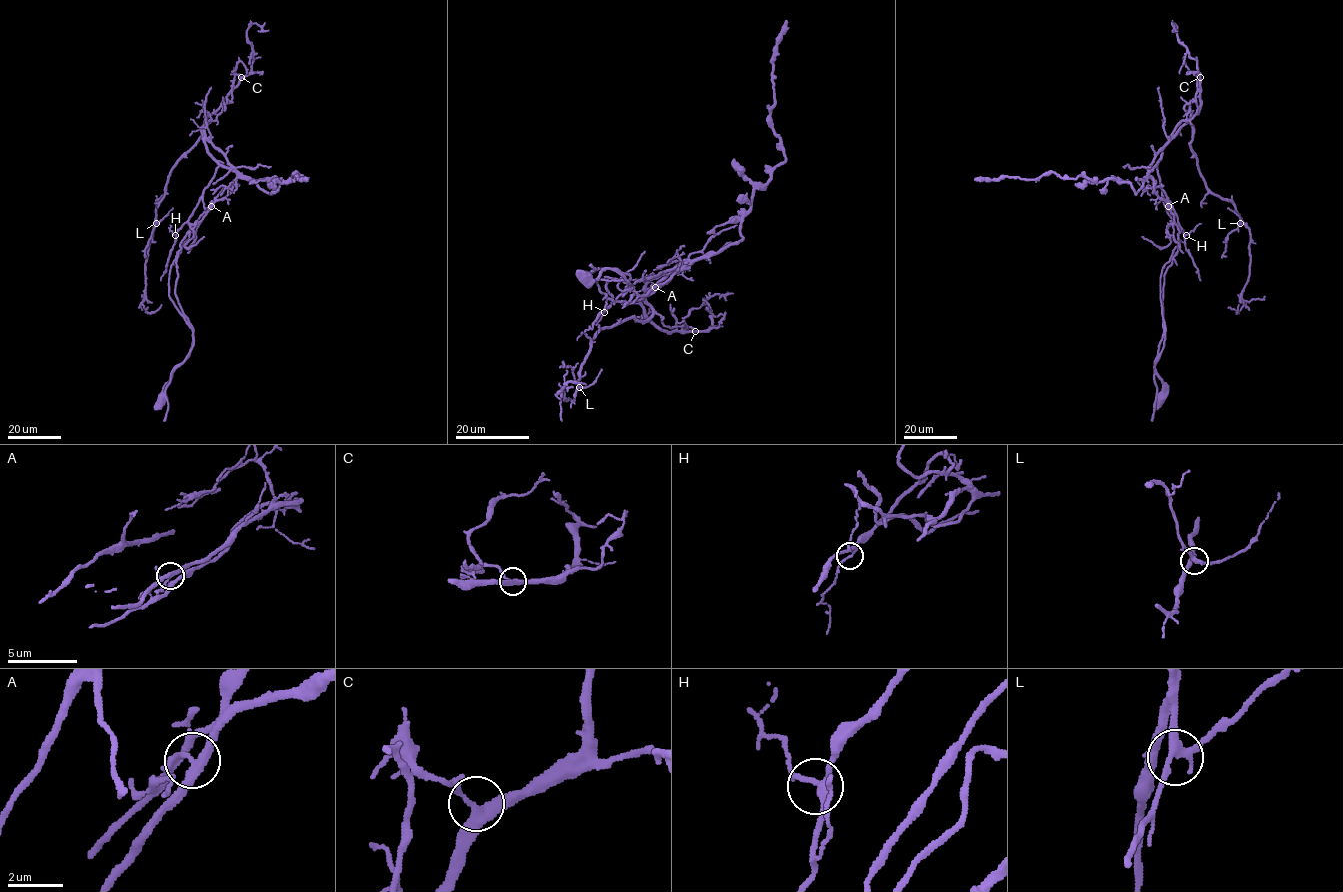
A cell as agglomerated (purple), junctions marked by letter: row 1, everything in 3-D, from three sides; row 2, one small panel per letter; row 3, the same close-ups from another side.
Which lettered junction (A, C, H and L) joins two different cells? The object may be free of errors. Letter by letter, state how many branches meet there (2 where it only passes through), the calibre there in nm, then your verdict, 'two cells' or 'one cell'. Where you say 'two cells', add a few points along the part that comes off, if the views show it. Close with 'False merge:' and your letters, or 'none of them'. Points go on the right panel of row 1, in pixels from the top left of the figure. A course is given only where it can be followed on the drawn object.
A: 3 branches meet; 240 nm thick; two cells; foreign part runs (1168, 206), (1155, 192), (1148, 166), (1200, 105), (1196, 61), (1178, 38), (1177, 27), (1173, 23), (1172, 30)
C: 3 branches meet; 280 nm thick; one cell
H: 3 branches meet; 240 nm thick; one cell
L: 3 branches meet; 280 nm thick; one cell
False merge: A

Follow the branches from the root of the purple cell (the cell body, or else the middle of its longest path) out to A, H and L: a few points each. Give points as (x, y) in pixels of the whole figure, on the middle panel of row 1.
A: (585, 278), (618, 271), (629, 283), (605, 277), (606, 288), (612, 303), (624, 305), (655, 287)
H: (585, 278), (613, 269), (629, 283), (605, 277), (612, 303), (632, 303), (636, 294), (624, 291), (604, 312)
L: (585, 278), (618, 271), (624, 304), (665, 271), (647, 320), (592, 338), (579, 387)

